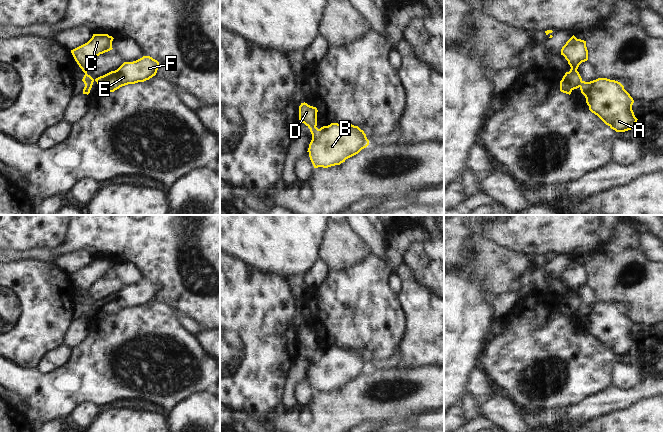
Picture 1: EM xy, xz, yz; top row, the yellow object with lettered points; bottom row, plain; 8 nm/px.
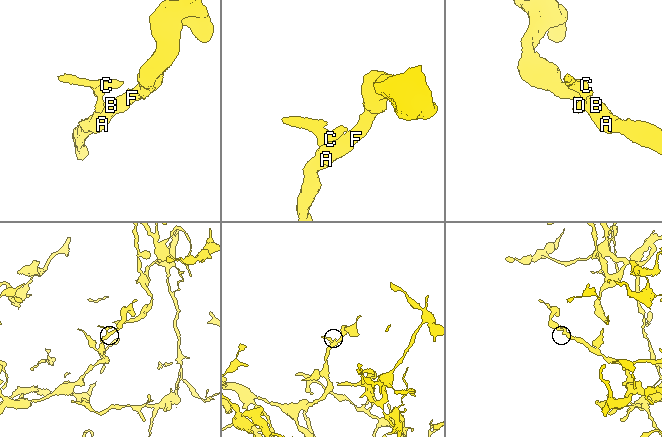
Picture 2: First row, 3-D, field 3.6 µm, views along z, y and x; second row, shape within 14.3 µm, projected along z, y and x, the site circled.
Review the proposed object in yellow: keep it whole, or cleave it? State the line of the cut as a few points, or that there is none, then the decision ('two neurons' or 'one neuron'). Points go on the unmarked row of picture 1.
xz (315, 350), (310, 354) | two neurons

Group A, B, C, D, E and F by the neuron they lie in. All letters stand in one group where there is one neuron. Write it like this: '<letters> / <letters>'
A B E F / C D

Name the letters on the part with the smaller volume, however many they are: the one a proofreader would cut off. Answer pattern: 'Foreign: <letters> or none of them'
Foreign: C, D

